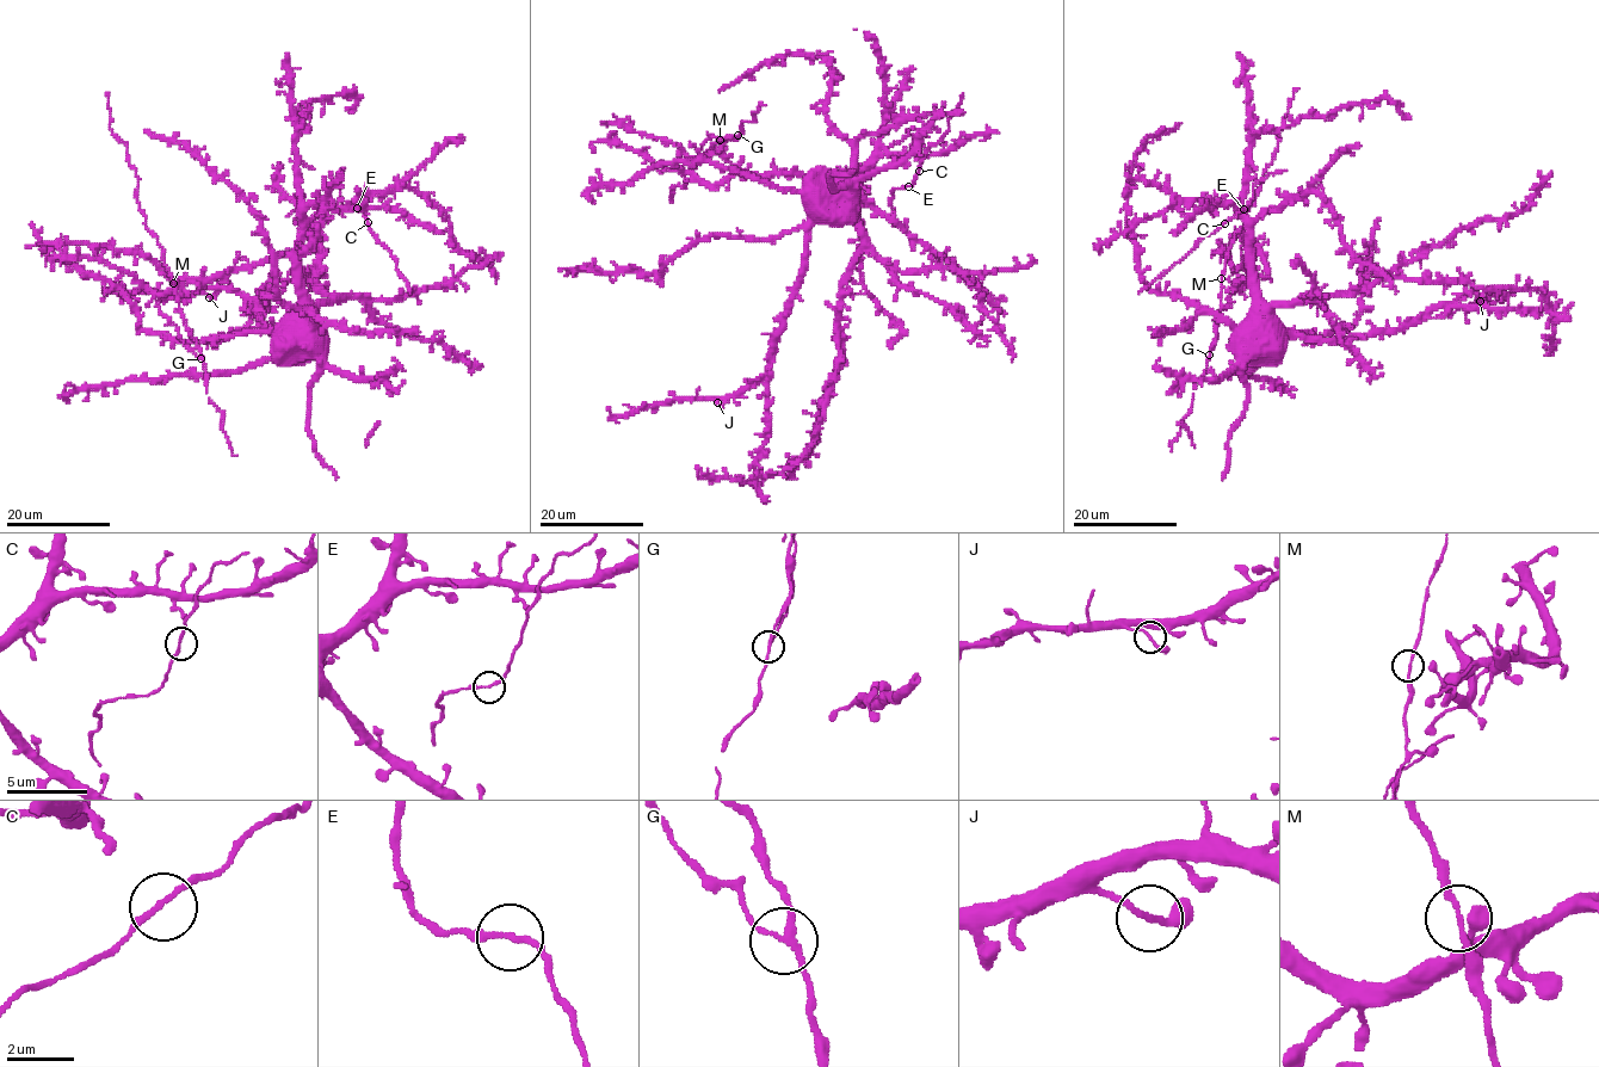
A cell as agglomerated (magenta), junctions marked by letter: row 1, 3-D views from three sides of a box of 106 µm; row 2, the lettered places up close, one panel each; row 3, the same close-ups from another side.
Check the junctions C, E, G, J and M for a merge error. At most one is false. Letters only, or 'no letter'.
G

